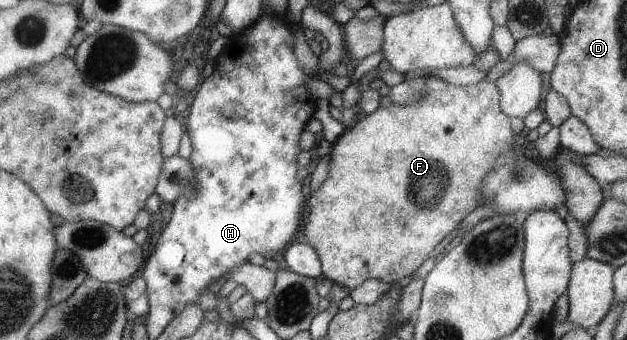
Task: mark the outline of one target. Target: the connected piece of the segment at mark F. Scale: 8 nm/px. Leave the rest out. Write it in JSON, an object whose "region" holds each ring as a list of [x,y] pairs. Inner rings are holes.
{"region":[[[428,76],[429,91],[420,103],[412,105],[392,104],[387,108],[380,107],[375,112],[361,119],[354,127],[344,130],[341,137],[332,144],[330,152],[330,171],[326,181],[309,198],[306,203],[309,207],[308,222],[303,229],[306,243],[312,245],[321,257],[325,283],[339,283],[344,287],[355,290],[372,278],[379,279],[387,284],[398,283],[400,279],[412,275],[424,261],[430,257],[434,247],[442,243],[458,226],[468,213],[482,203],[481,186],[485,175],[497,165],[497,159],[505,152],[509,152],[514,143],[514,133],[510,129],[510,121],[500,108],[500,91],[495,82],[480,80],[472,85],[454,85],[436,76]]]}

